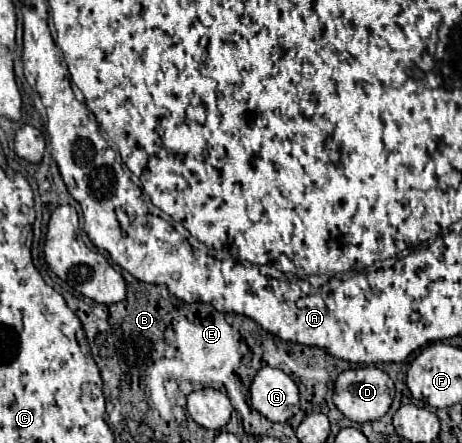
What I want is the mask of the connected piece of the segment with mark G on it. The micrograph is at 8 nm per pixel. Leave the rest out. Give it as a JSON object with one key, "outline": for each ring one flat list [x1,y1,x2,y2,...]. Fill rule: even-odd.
{"outline":[[263,368,249,390,251,406,271,422,287,422,299,410,299,390,279,368]]}

